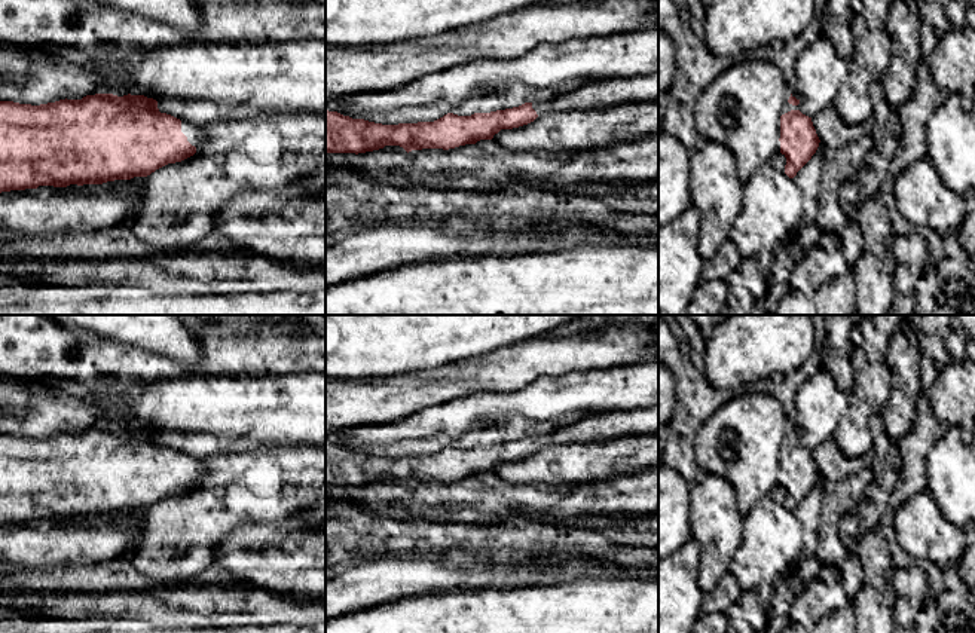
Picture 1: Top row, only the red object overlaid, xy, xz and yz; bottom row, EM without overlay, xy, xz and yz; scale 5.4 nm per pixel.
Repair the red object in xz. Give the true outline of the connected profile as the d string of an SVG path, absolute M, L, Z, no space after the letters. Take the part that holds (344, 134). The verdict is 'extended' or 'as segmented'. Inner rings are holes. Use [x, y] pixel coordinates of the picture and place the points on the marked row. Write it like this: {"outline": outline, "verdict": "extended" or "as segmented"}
{"outline": "M658 74L639 79L592 82L550 103L525 103L490 113L447 113L434 122L382 125L325 110L325 153L366 153L400 146L407 153L422 149L455 149L492 140L501 129L534 122L545 113L608 108L632 103L658 103Z", "verdict": "extended"}

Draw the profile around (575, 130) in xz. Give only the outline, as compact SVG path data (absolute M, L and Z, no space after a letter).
M632 103L608 108L545 113L528 125L501 129L493 135L493 140L501 149L513 152L534 150L542 155L557 155L605 149L626 141L629 137L644 137L655 132L658 132L658 103Z

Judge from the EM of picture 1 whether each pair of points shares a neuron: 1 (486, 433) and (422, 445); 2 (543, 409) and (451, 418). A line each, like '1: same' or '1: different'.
1: same
2: same

